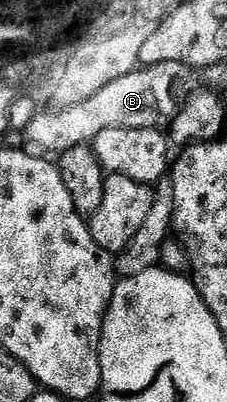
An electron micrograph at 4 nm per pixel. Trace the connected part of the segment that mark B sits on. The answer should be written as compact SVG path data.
M169 65L137 67L82 103L55 108L54 113L39 111L29 118L27 125L30 126L26 129L26 137L35 145L35 150L45 151L47 154L54 153L50 155L61 155L77 145L90 145L98 138L100 131L152 129L161 126L162 113L168 112L174 105L173 99L169 97L169 93L174 89L173 83L170 82L170 73L172 69Z

